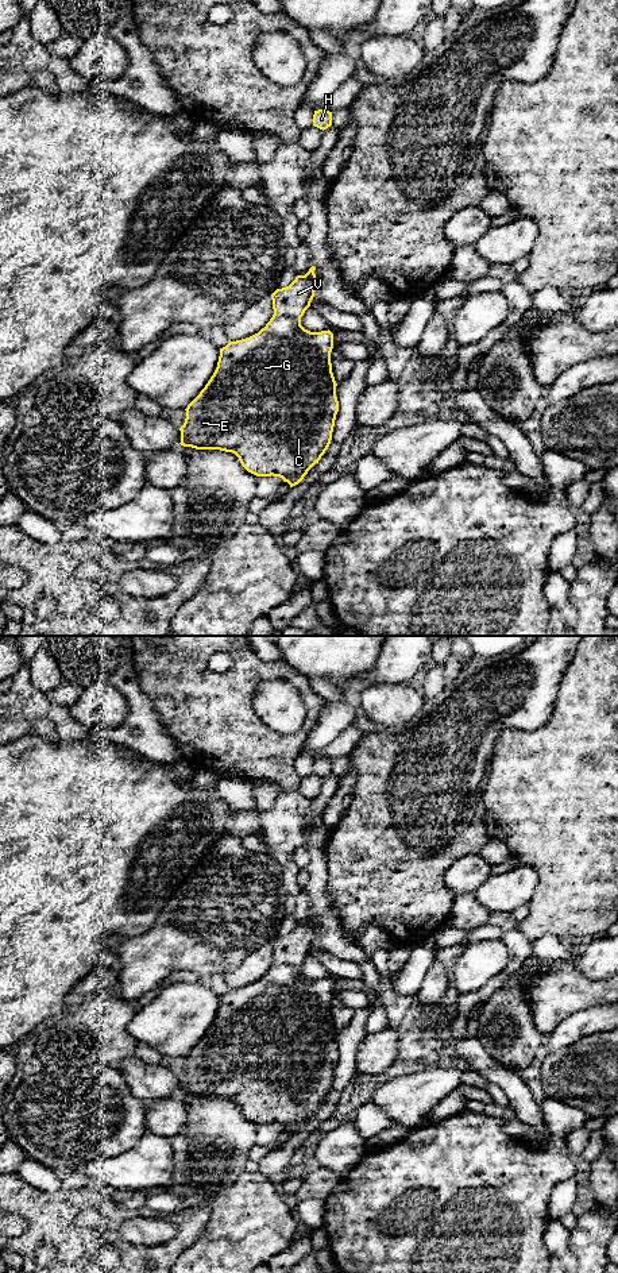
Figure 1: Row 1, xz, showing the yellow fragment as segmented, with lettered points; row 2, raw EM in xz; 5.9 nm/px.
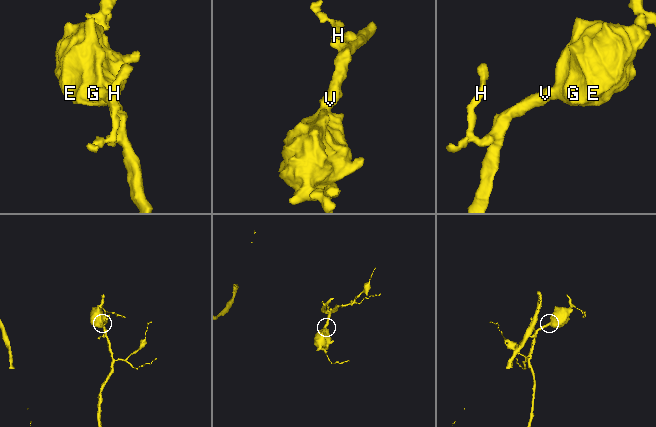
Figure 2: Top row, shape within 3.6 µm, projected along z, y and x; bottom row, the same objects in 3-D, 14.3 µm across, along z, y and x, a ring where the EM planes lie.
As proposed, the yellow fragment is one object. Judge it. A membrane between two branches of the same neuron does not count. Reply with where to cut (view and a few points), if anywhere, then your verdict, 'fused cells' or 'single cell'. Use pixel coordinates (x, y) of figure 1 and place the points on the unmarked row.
cut none; single cell

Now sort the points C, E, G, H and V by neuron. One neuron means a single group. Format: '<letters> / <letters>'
C E G H V

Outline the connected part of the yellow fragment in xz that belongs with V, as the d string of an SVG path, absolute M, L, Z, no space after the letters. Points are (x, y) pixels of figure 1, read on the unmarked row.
M312 914L305 923L297 923L289 934L271 942L274 963L264 976L220 996L213 1023L185 1057L186 1066L179 1076L181 1093L232 1100L248 1120L256 1125L279 1125L290 1135L298 1133L318 1111L332 1088L339 1049L331 1011L333 981L329 977L310 980L301 973L301 965L310 954L316 940L314 918Z

